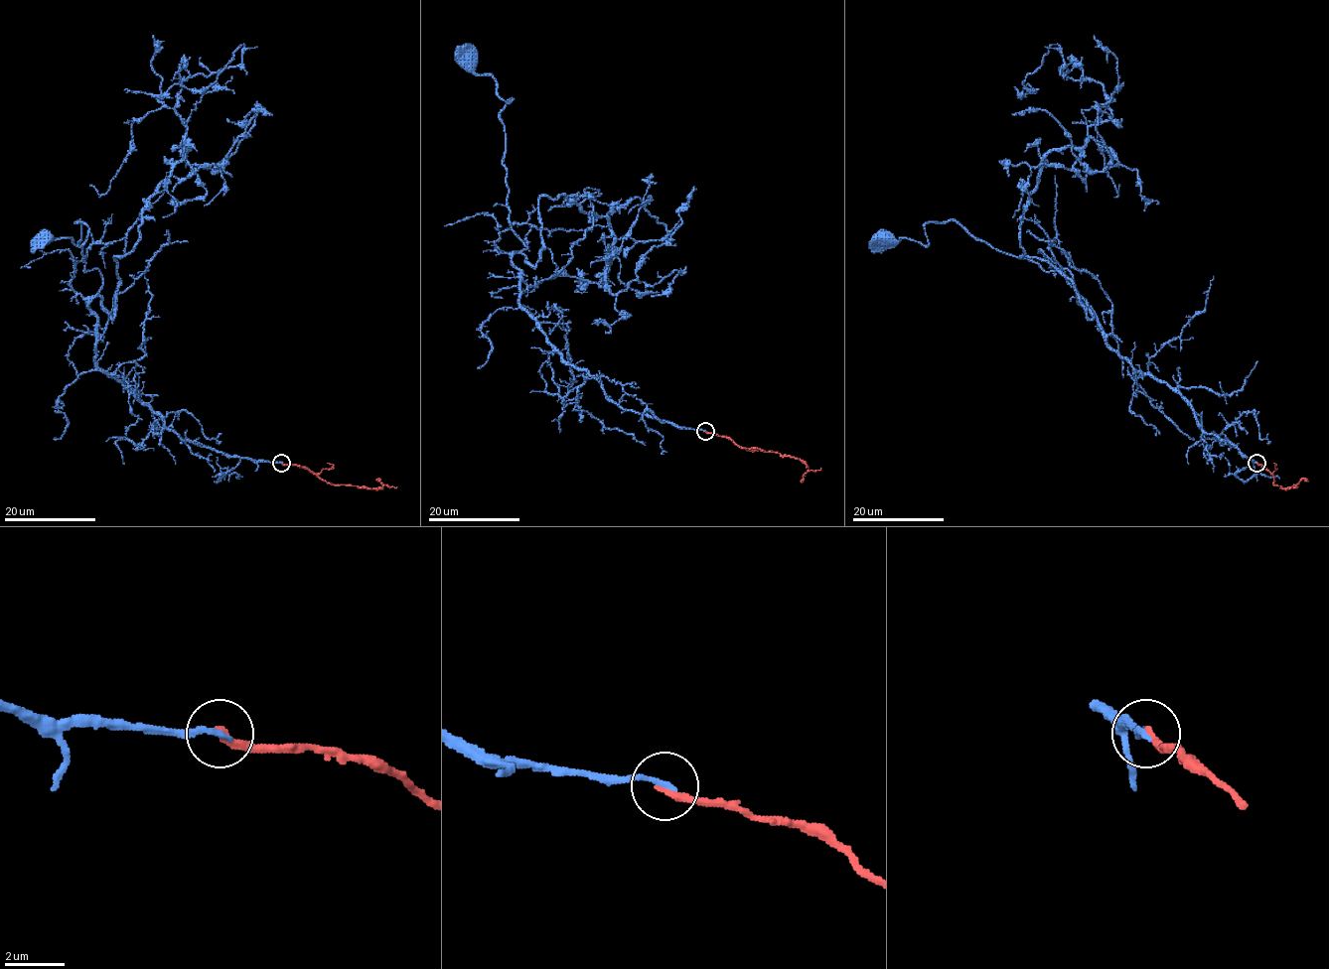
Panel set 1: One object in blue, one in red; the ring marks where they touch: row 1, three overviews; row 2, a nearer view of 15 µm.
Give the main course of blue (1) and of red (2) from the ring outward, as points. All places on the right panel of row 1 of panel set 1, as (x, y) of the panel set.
1: (1256, 463), (1107, 343), (1066, 269), (1045, 271), (949, 219), (927, 222), (927, 245), (884, 236)
2: (1256, 463), (1273, 477), (1273, 484), (1283, 488), (1289, 488), (1302, 479), (1308, 481)

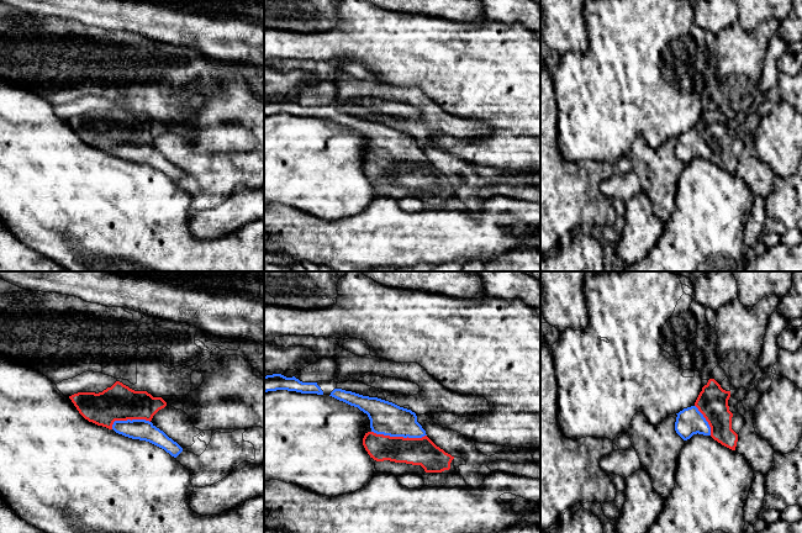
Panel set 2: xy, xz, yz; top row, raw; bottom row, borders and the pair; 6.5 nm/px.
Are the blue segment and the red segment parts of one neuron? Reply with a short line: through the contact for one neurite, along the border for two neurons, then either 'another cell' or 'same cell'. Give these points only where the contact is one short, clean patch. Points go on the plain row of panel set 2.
same cell

